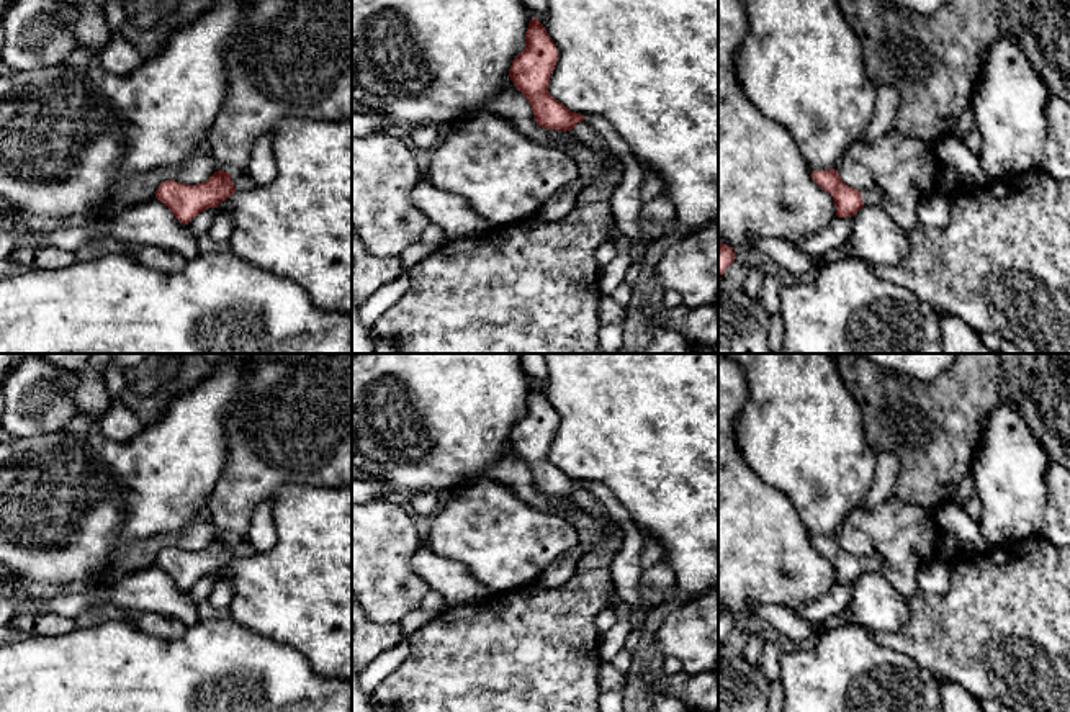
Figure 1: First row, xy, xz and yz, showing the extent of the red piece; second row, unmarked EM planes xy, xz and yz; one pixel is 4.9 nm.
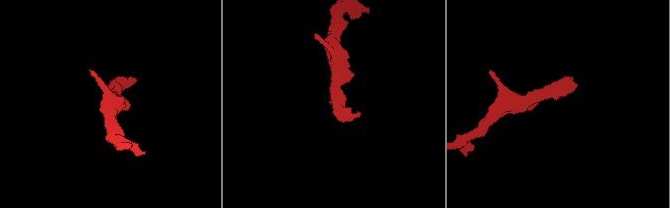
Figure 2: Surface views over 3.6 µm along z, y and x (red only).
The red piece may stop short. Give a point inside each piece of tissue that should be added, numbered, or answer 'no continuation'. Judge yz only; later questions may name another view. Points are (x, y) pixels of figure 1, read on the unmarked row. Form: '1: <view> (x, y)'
1: yz (869, 563)

